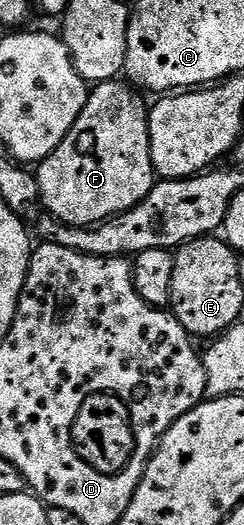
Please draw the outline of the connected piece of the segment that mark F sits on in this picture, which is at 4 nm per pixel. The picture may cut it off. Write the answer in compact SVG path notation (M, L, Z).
M115 79L96 85L90 91L89 100L83 106L79 118L75 118L75 126L71 126L71 130L63 138L63 142L59 142L57 149L47 159L36 165L35 175L39 182L41 206L46 213L49 211L48 215L54 220L60 220L63 224L74 224L76 228L81 228L84 224L100 224L101 221L107 220L111 216L117 216L120 212L126 212L134 208L154 186L155 173L151 162L151 154L149 153L149 108L147 104L141 101L142 93L140 91L134 90L128 83L125 83L126 85L121 83L120 79Z

